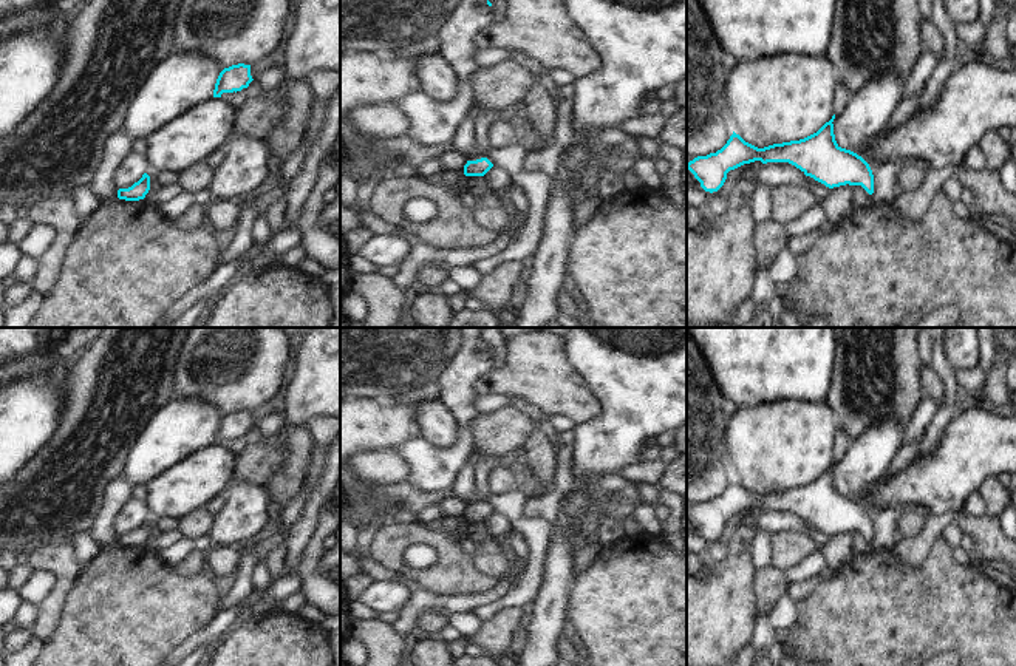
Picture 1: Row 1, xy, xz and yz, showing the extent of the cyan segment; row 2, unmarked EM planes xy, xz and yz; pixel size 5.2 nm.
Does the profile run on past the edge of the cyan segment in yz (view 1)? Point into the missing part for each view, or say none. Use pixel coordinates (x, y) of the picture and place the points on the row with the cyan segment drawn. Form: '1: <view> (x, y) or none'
1: none

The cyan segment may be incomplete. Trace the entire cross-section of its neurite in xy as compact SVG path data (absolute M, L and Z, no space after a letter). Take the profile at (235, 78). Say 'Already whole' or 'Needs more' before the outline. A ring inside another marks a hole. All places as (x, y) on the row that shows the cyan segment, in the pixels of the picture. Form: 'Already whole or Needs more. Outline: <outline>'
Already whole. Outline: M238 63L224 68L215 83L213 97L221 97L223 93L237 93L247 88L252 82L251 65Z

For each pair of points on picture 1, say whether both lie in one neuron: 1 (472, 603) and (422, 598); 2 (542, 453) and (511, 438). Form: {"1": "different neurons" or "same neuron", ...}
{"1": "same neuron", "2": "different neurons"}

